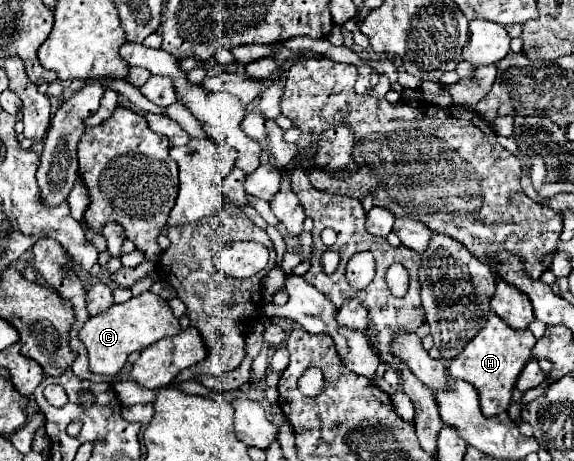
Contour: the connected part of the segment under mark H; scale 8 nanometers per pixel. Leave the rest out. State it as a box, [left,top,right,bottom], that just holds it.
[448,315,536,417]

